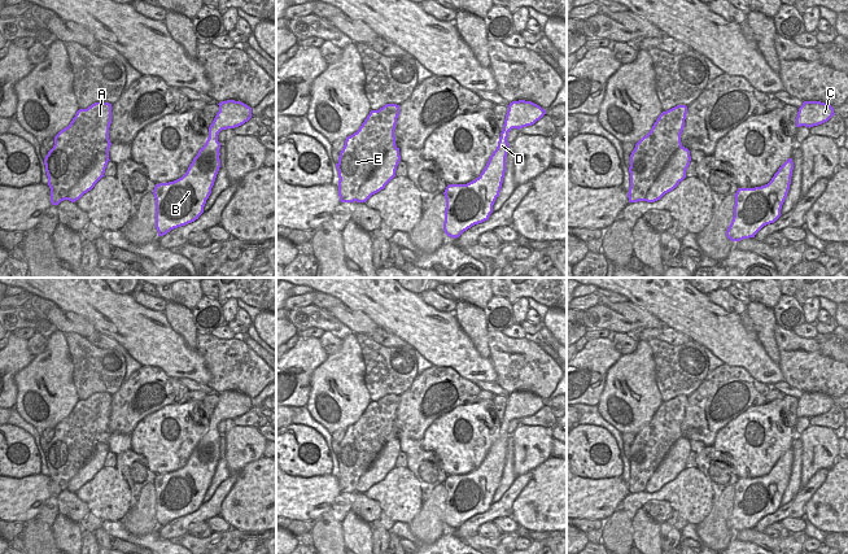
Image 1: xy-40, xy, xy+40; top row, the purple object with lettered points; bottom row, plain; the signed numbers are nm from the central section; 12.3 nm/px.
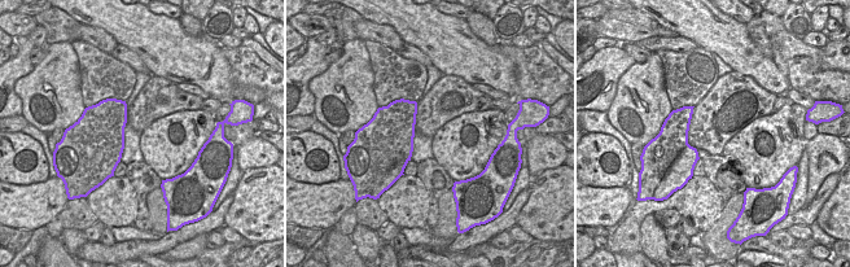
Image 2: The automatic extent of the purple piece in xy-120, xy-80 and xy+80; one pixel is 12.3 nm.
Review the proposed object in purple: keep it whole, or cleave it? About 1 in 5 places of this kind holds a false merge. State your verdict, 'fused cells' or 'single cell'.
fused cells

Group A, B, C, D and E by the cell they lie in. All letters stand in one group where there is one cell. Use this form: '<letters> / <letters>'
A E / B C D

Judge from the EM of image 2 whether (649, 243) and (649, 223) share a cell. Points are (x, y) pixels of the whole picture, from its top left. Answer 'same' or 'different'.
same

